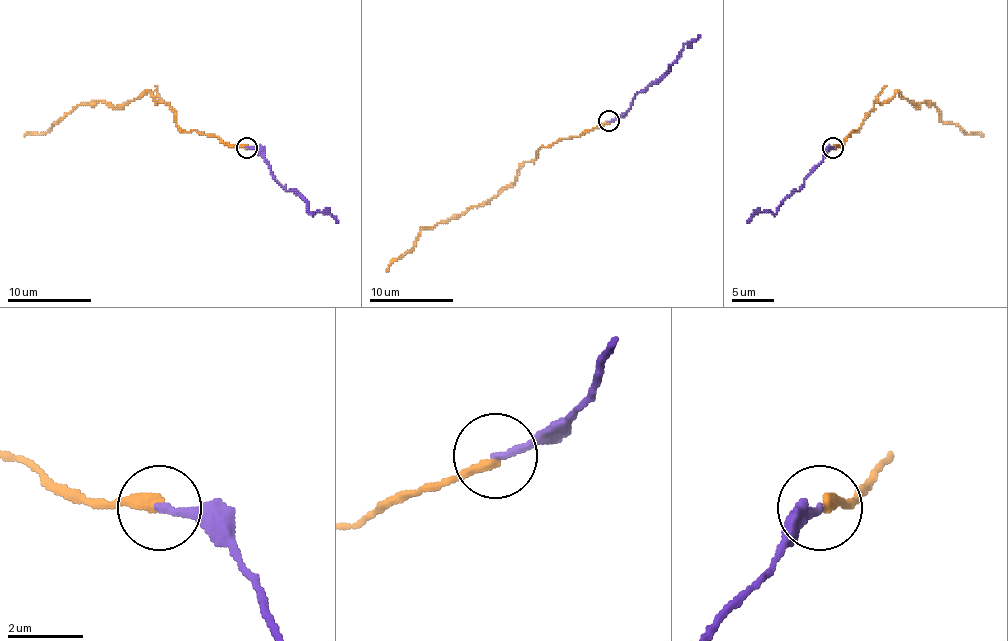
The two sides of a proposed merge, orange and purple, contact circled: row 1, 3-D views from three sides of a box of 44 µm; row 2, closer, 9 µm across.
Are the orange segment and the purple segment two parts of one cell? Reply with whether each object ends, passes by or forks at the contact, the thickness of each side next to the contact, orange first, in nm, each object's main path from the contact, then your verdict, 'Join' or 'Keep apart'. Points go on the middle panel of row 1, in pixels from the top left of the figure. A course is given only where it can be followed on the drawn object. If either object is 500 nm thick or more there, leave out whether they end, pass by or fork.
At the ring orange ends. At the ring purple ends. Thickness 300 nm (orange) against 200 nm. Course of orange: (609, 121), (544, 147), (496, 195), (432, 227), (424, 227), (416, 244), (386, 271). Course of purple: (609, 121), (622, 115), (633, 98), (675, 62), (685, 43), (700, 35). Join

